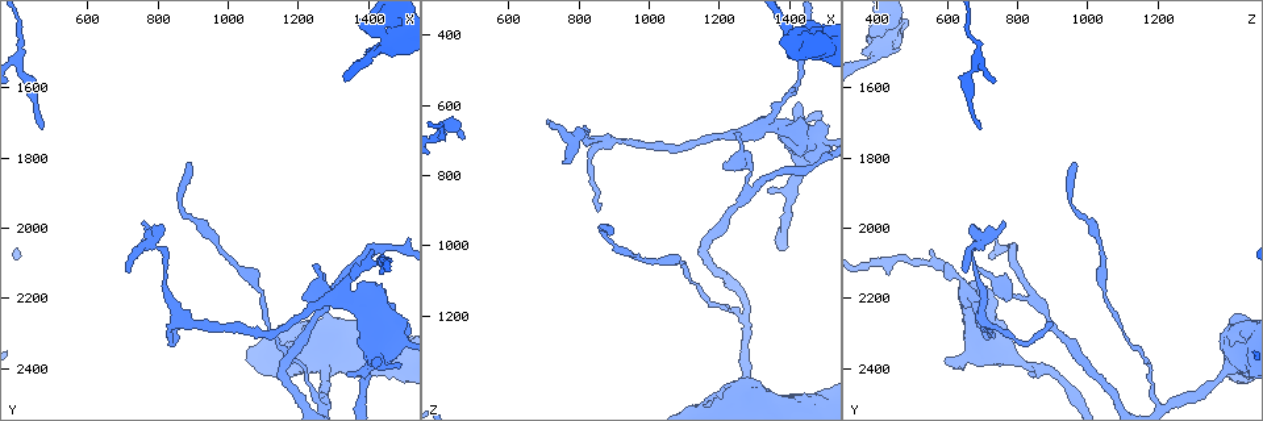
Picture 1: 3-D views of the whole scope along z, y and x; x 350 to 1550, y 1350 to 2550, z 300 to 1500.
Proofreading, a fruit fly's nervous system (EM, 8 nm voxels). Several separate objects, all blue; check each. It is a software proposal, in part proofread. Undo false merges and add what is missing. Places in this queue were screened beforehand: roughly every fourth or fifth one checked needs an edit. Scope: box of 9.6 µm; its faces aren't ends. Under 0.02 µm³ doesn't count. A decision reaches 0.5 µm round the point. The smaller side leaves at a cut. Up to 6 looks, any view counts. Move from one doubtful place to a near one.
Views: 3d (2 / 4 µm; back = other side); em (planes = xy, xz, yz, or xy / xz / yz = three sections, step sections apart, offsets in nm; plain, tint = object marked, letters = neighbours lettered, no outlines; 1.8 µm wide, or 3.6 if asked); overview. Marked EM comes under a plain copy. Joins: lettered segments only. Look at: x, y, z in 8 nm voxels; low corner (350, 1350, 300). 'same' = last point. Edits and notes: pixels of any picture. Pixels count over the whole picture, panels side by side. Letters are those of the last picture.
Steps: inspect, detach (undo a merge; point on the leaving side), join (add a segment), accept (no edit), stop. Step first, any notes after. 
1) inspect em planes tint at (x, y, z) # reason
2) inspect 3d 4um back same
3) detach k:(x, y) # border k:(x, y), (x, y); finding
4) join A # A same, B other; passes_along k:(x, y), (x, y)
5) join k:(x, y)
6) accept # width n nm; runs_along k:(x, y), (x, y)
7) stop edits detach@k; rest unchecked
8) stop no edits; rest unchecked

inspect em 3.6um planes tint at (460, 1710, 690) # thin end

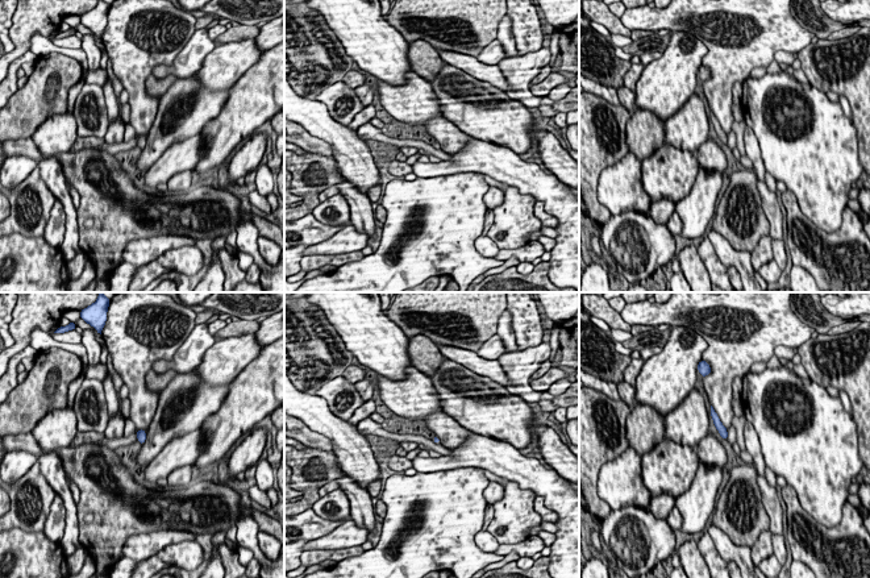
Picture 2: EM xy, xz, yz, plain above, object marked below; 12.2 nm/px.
inspect em 3.6um planes letters same

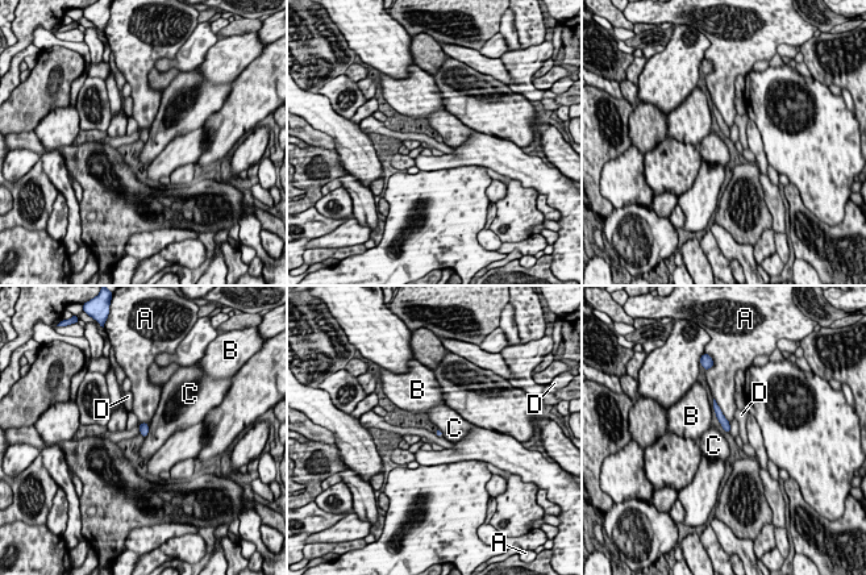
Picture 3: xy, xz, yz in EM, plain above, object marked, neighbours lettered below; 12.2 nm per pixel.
accept # A other, B other, C other, D other; runs_along 3:(715, 404), (728, 429); no lettered segment goes on from it

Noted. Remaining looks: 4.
inspect 3d 2um at (800, 1990, 670)

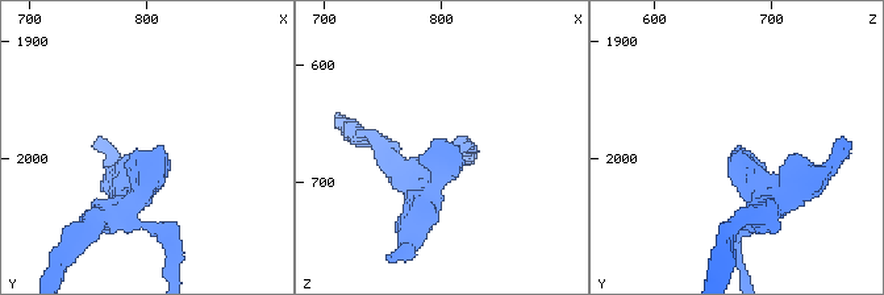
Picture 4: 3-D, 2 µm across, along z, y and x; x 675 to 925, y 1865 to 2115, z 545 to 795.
inspect em xz step 16 letters at (810, 1988, 670) # need the tissue

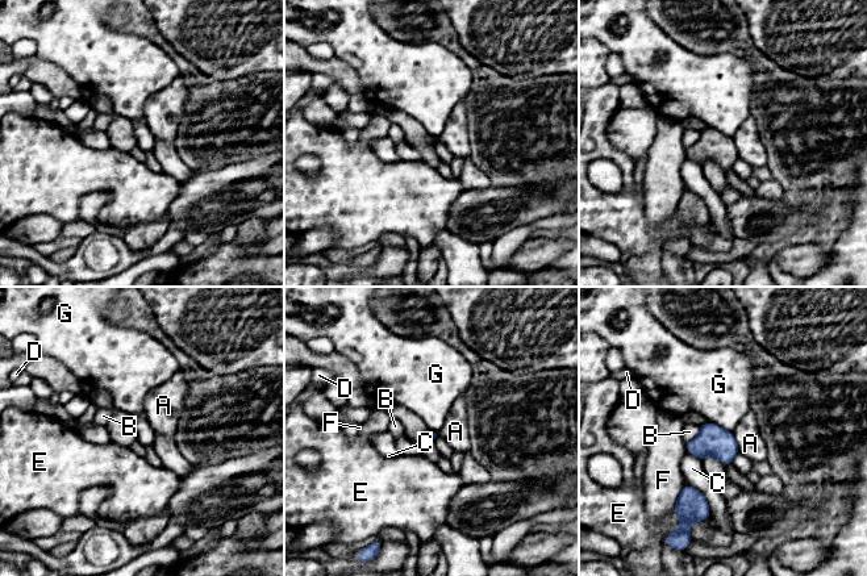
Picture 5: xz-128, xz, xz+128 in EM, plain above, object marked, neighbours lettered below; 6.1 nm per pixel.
accept # A other, B other, C other, D other, E other, F other, G other; border 5:(707, 421), (732, 432); none of them fits

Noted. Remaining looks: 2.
inspect 3d 2um at (1340, 2410, 850) # tapers out

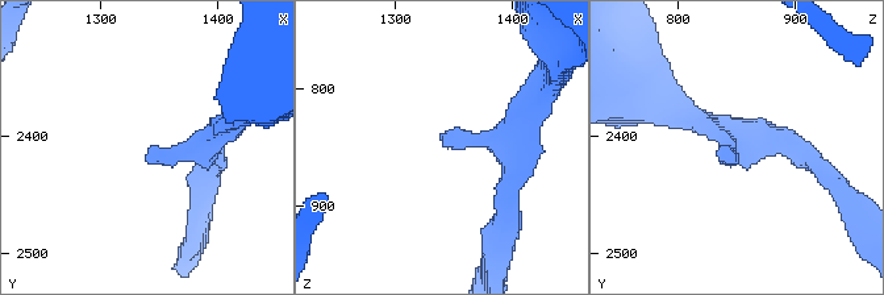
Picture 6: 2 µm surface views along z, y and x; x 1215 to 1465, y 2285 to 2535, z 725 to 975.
inspect em 3.6um xy step 8 letters at (1342, 2422, 850) # need the tissue

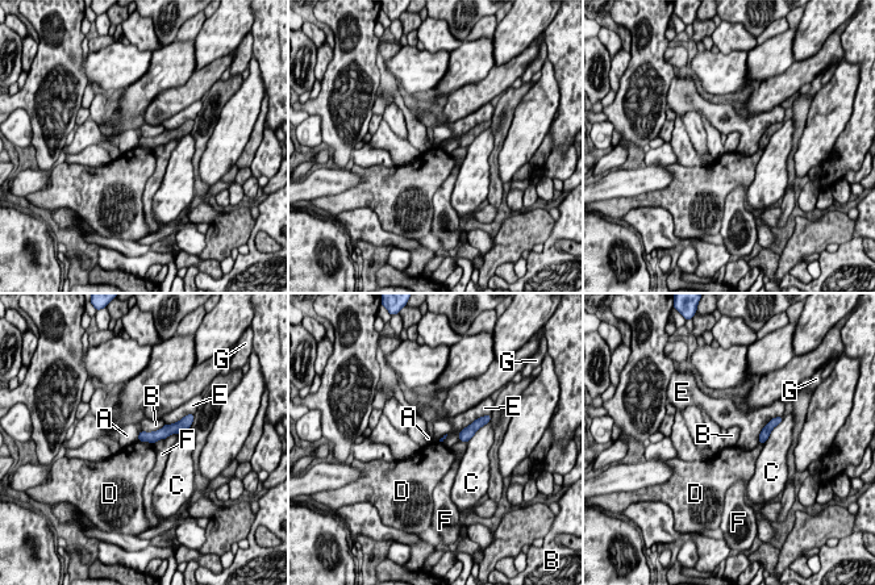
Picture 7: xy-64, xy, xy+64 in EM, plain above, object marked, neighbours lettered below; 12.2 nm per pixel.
accept # A other, B other, C other, D other, E other, F other, G other; runs_along 7:(176, 427), (153, 437), (141, 437); none of them fits

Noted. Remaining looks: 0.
stop no edits; rest unchecked

